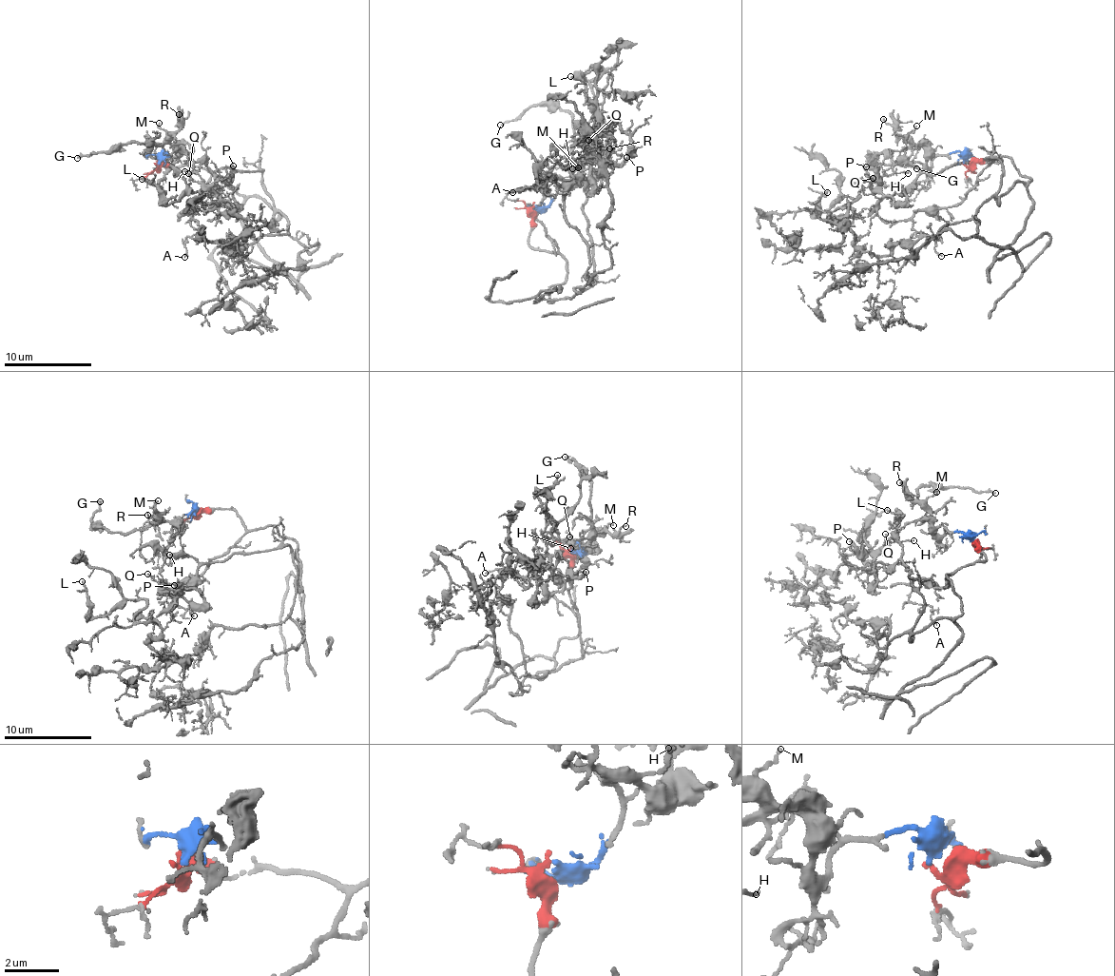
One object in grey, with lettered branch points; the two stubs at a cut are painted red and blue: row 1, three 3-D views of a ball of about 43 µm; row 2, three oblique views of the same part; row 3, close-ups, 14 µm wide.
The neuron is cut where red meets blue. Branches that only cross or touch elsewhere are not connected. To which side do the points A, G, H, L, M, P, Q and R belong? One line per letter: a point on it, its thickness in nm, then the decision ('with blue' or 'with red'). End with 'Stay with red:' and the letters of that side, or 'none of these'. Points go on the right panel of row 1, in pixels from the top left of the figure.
A: at (941, 256); 130 nm thick; with red
G: at (916, 168); 150 nm thick; with blue
H: at (908, 173); 110 nm thick; with red
L: at (827, 192); 120 nm thick; with red
M: at (916, 126); 120 nm thick; with blue
P: at (866, 166); 280 nm thick; with red
Q: at (873, 178); 110 nm thick; with red
R: at (883, 119); 120 nm thick; with blue
Stay with red: A, H, L, P, Q

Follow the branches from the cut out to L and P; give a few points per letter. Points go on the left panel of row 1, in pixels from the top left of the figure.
L: (158, 165), (231, 168), (272, 207), (262, 172), (215, 176), (207, 212), (201, 192), (170, 202), (141, 179)
P: (158, 165), (231, 168), (227, 185), (273, 205), (261, 174), (252, 170), (215, 176), (207, 197), (234, 165)

